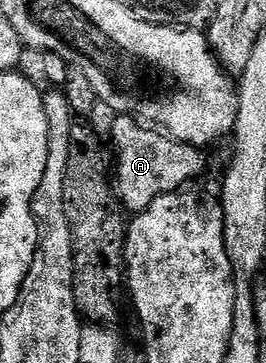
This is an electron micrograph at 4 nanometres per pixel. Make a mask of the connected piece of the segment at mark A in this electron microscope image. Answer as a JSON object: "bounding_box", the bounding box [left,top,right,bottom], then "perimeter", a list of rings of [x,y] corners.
{"bounding_box":[111,114,203,215],"perimeter":[[[121,114],[115,120],[111,142],[114,147],[114,182],[121,203],[129,211],[132,209],[133,215],[150,208],[158,196],[183,191],[187,182],[194,181],[203,172],[203,149],[178,142],[128,114]]]}

